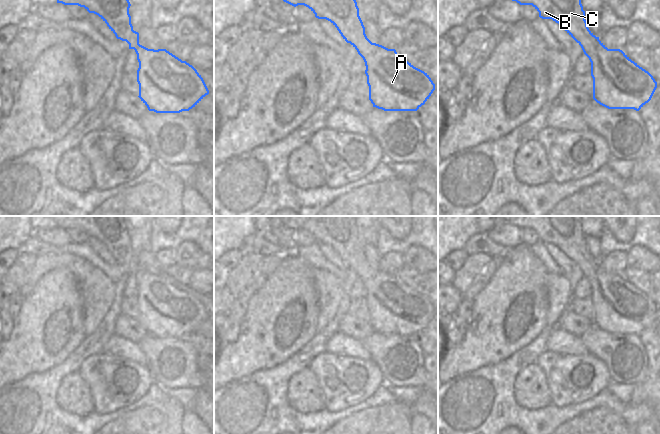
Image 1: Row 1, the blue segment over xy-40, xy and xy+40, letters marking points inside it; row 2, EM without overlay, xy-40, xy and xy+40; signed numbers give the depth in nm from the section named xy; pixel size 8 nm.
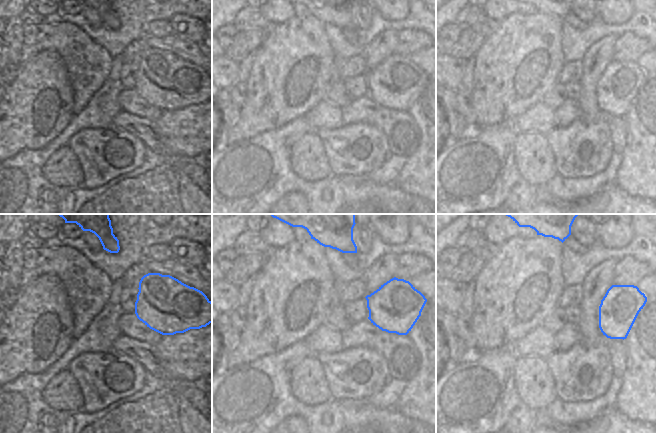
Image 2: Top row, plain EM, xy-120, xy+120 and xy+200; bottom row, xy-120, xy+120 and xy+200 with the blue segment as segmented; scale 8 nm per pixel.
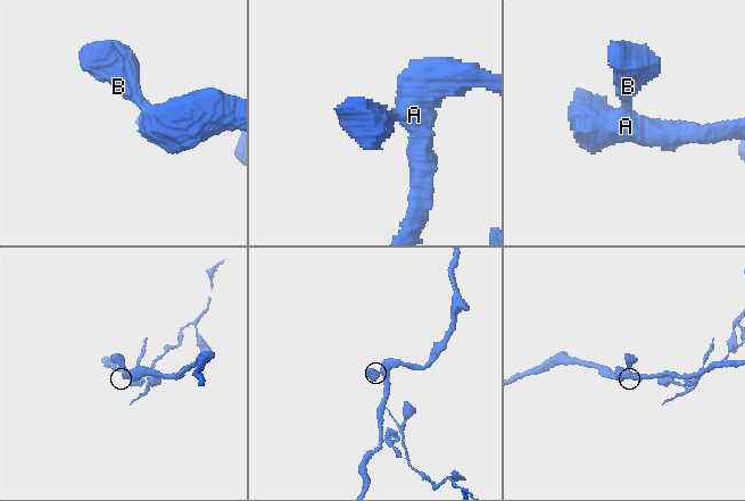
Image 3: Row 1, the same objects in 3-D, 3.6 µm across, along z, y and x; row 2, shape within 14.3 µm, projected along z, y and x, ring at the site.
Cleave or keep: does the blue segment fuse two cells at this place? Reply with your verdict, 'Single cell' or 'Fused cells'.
Single cell.

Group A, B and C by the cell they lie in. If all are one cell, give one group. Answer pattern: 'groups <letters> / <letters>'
groups A B C

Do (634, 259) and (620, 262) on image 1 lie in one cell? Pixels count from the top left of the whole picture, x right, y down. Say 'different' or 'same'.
different

